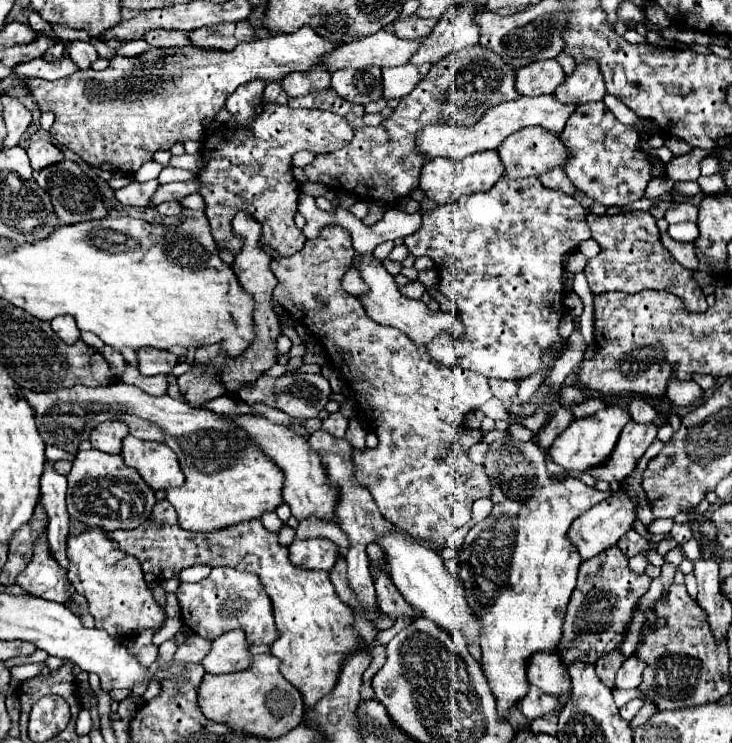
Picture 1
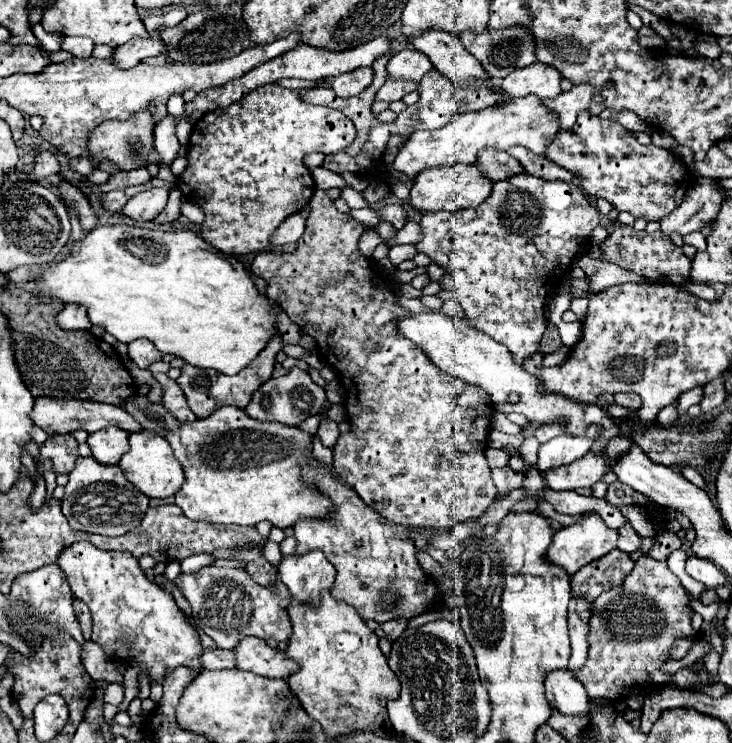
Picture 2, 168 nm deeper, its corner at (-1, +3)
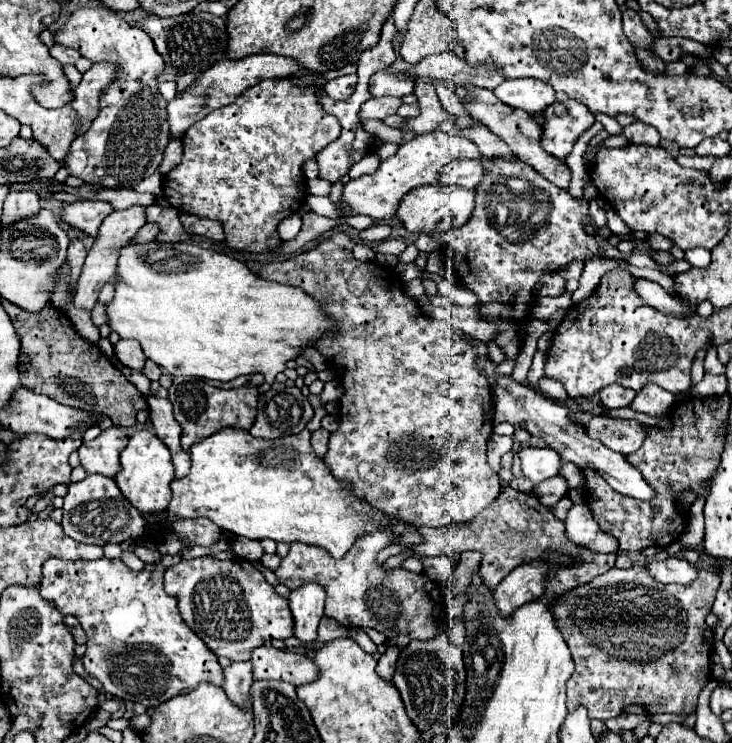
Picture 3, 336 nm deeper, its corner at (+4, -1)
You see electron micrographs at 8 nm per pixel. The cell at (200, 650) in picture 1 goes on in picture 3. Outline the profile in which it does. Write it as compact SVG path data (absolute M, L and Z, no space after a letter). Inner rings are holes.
M231 662L227 668L223 668L223 690L233 702L247 702L251 684L251 662Z

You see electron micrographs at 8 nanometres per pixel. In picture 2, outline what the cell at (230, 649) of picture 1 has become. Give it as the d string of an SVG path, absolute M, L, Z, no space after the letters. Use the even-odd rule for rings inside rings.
M252 636L244 638L234 652L236 652L236 668L254 672L258 676L286 680L298 670L292 658L288 658L278 648L270 648L260 638L252 638Z

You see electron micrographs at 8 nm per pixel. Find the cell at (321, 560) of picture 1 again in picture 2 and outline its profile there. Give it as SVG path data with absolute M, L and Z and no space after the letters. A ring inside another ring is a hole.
M314 550L304 556L286 556L278 568L278 578L288 586L292 598L316 608L322 590L334 584L334 568L322 552Z

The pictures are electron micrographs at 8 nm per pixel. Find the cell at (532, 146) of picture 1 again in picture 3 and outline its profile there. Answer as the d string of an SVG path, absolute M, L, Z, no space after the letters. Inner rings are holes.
M453 160L443 168L441 174L441 184L453 184L453 186L463 186L463 188L477 188L479 180L487 174L487 164L481 160Z

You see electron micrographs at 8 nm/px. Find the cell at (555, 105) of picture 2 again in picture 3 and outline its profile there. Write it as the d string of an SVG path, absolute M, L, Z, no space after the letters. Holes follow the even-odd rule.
M577 100L555 102L543 112L541 144L551 156L565 160L575 140L595 122L595 114Z

